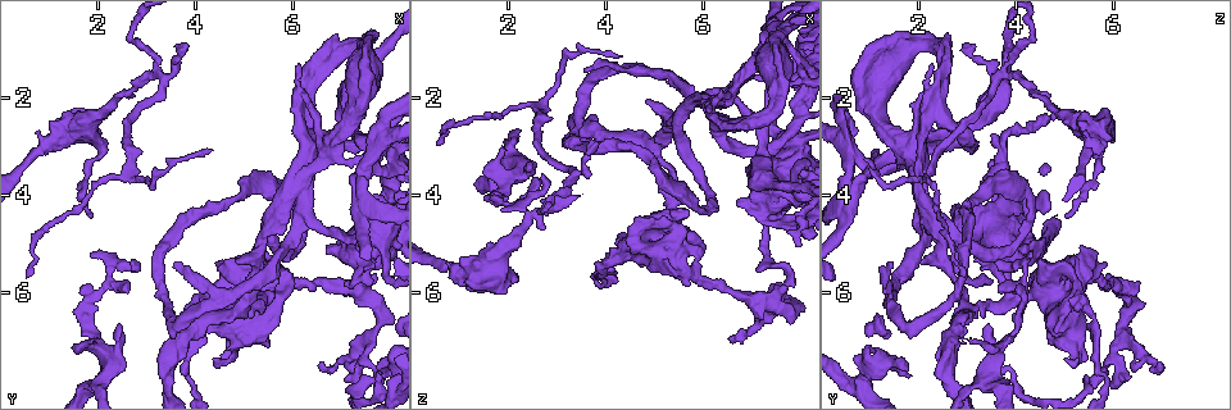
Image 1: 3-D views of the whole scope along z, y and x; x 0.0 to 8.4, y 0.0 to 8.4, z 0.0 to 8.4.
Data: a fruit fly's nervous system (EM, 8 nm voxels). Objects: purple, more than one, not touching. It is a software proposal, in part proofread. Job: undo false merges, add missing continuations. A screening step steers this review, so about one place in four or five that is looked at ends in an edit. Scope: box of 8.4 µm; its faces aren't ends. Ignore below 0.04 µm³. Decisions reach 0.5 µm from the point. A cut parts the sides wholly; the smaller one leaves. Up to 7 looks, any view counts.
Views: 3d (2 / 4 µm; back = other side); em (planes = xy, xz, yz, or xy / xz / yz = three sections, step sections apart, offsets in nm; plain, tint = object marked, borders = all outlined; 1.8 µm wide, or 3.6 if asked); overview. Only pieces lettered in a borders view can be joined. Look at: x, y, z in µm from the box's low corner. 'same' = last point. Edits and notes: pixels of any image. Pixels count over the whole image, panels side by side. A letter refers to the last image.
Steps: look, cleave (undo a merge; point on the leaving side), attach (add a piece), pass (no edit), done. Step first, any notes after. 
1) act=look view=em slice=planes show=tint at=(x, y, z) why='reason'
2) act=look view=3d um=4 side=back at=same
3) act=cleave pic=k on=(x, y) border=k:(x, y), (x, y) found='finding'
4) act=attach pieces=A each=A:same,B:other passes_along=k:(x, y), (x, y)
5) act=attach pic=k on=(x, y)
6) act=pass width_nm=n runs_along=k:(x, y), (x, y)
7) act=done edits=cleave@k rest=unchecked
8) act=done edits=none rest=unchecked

act=look view=3d um=4 at=(4.45, 6.25, 5.10) why='sharp bend'

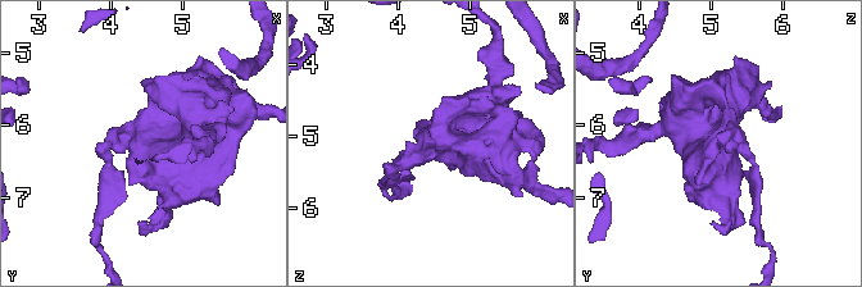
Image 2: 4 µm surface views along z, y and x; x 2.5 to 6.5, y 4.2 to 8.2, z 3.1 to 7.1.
act=look view=em um=3.6 slice=xy step=8 show=tint at=(4.40, 6.20, 5.10) why='shape alone is not enough'

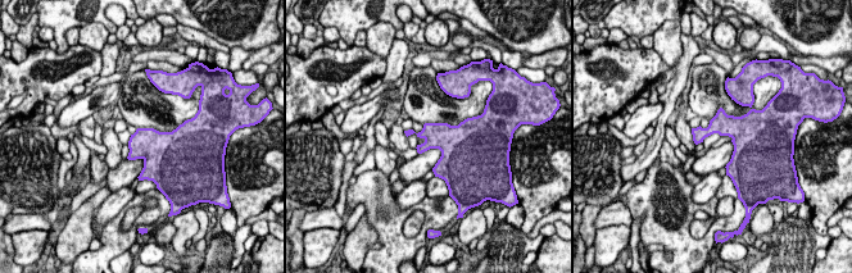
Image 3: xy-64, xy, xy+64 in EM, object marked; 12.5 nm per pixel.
act=look view=em um=3.6 slice=planes show=borders at=same

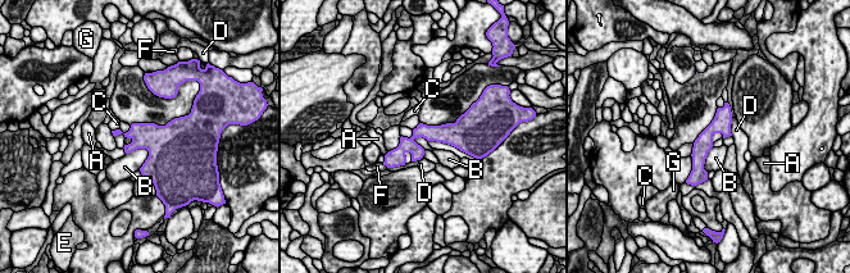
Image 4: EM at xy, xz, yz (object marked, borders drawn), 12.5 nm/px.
act=pass each=A:other,B:other,C:other,D:other,E:other,F:other,G:other border=4:(145, 148), (148, 158), (139, 169) found='continuous, no second neuron'

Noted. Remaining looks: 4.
act=look view=3d um=4 at=(7.95, 3.75, 3.70) why='calibre changes'

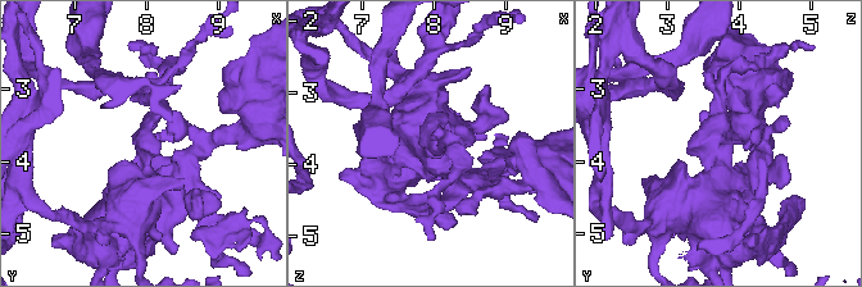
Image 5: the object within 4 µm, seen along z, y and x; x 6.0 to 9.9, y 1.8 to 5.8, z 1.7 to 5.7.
act=look view=em slice=xz step=16 show=tint at=(7.90, 3.75, 3.75) why='shape alone is not enough'

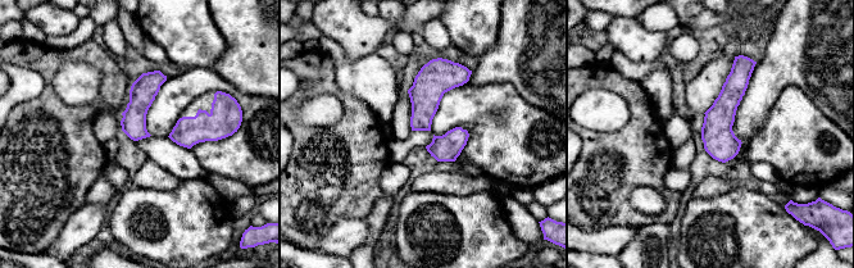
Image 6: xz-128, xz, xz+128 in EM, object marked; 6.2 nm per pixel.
act=look view=em slice=yz step=16 show=borders at=same

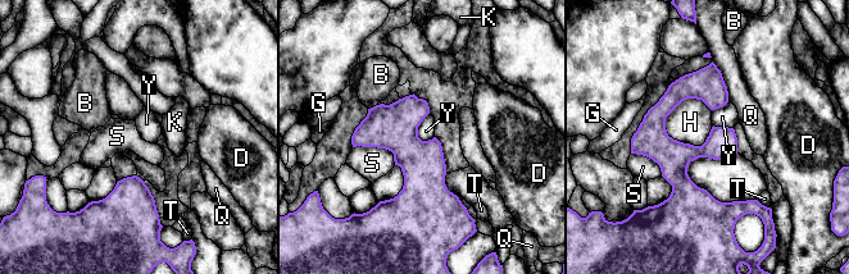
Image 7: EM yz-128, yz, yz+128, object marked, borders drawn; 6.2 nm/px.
act=pass each=B:other,D:other,G:other,H:other,K:other,Q:other,S:other,T:other,Y:other runs_along=7:(371, 112), (457, 202) found='one neuron here'

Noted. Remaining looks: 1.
act=done edits=none rest=unchecked

